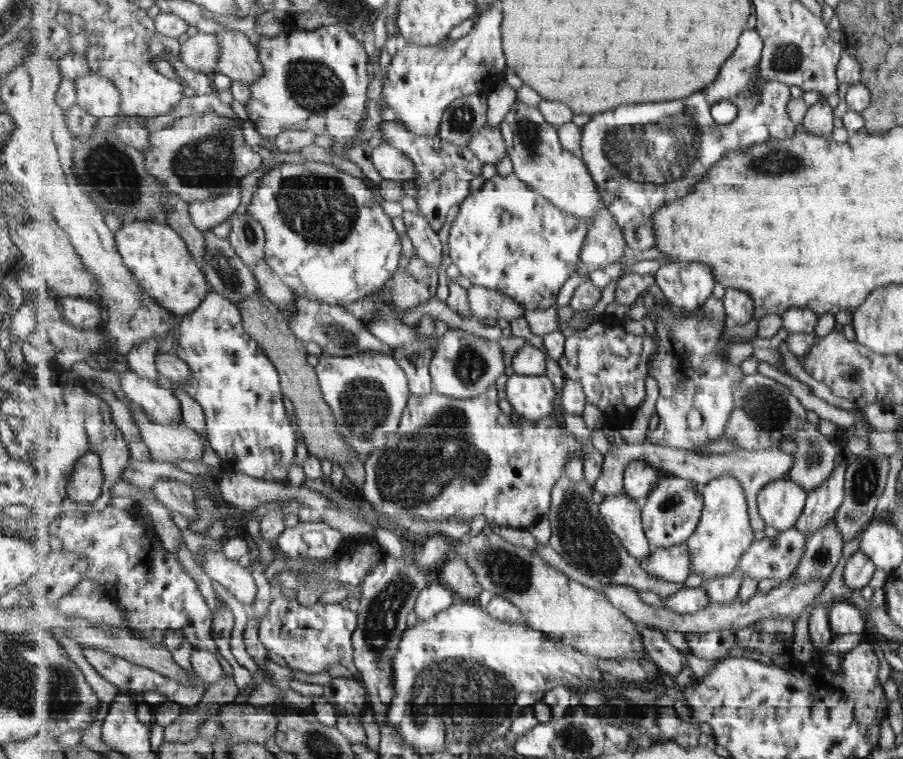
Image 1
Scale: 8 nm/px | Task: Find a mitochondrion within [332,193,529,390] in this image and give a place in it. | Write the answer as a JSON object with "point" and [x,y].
{"point":[468,364]}

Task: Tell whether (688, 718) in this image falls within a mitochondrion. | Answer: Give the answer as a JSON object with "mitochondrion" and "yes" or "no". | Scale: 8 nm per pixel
{"mitochondrion":"no"}

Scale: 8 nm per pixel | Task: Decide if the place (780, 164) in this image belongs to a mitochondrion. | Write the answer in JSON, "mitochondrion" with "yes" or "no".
{"mitochondrion":"yes"}

